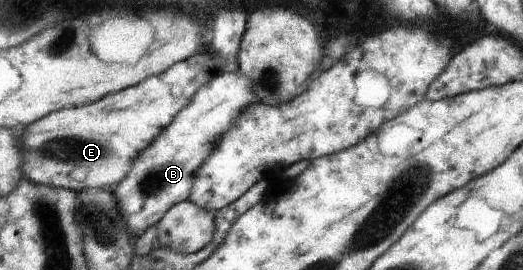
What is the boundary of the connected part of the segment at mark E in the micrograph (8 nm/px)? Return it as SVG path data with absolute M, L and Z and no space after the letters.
M210 48L203 49L189 59L174 65L162 76L151 76L141 84L124 89L122 92L106 95L94 104L65 108L56 111L41 121L28 126L22 141L26 153L27 178L37 184L56 188L67 188L80 194L86 189L114 189L125 181L139 157L149 149L158 137L175 121L175 118L194 100L195 94L217 76L228 69L228 63Z

